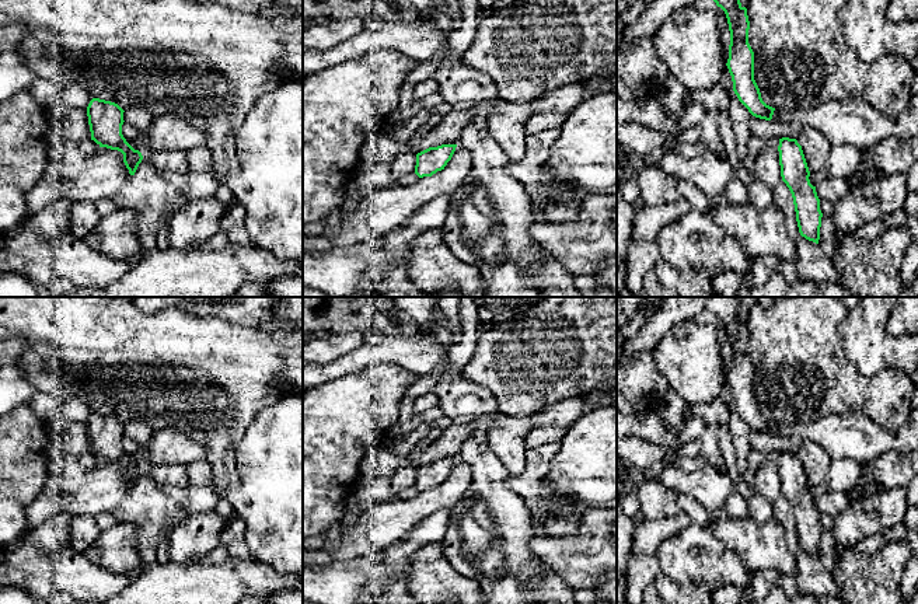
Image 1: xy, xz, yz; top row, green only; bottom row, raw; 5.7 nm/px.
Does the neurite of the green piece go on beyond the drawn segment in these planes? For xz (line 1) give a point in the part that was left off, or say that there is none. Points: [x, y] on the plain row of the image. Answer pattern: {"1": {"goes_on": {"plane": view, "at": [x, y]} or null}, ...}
{"1": {"goes_on": null}}

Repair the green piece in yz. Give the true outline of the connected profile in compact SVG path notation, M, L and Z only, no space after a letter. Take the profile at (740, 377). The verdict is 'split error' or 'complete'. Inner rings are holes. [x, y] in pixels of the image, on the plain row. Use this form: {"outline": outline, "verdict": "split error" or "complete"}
{"outline": "M705 297L705 310L711 311L727 332L730 359L726 380L734 408L753 430L771 434L775 422L762 415L754 394L754 366L748 357L750 335L747 322L740 317L740 297Z", "verdict": "complete"}

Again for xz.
{"outline": "M441 458L437 461L429 461L416 468L415 488L419 492L432 490L437 485L444 483L451 474L457 458Z", "verdict": "complete"}

